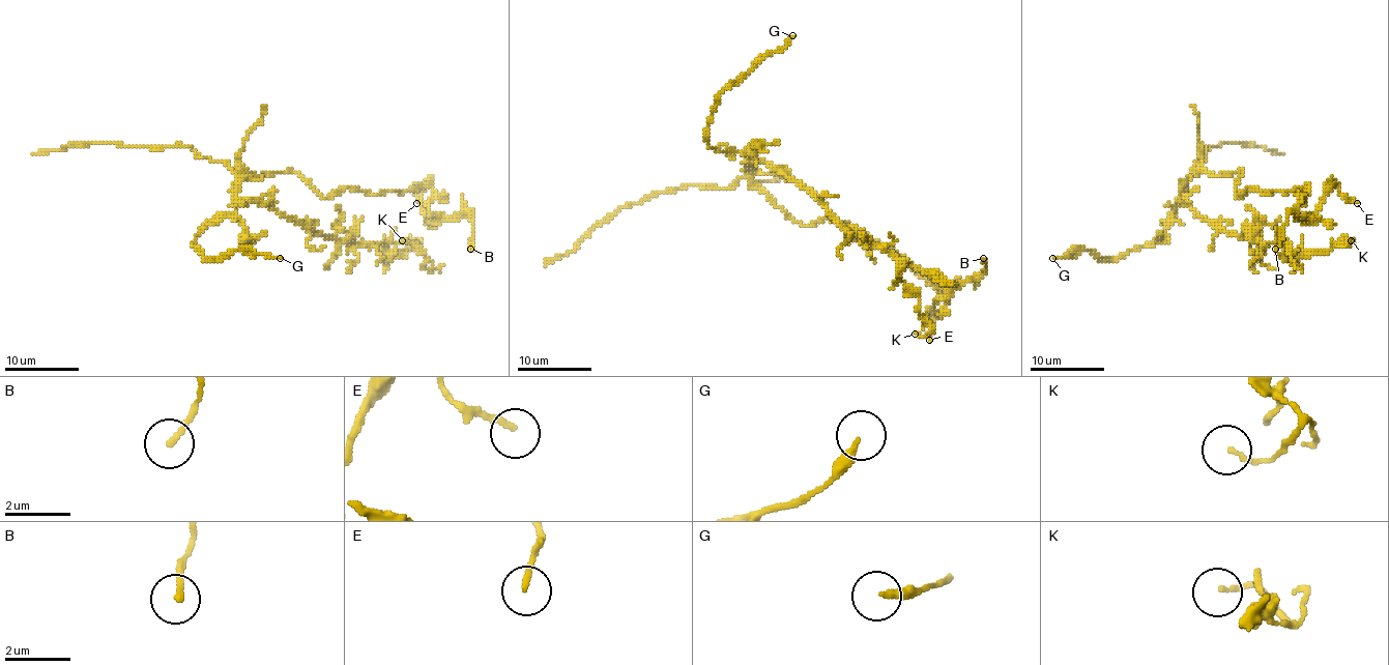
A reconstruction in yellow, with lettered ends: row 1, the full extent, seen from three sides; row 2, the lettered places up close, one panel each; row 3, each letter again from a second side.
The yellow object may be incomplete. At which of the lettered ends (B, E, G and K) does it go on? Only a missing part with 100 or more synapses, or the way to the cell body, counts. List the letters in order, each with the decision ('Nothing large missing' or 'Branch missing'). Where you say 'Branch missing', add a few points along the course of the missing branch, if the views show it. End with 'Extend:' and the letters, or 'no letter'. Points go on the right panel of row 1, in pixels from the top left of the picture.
B: Nothing large missing
E: Nothing large missing
G: Nothing large missing
K: Nothing large missing
Extend: no letter

